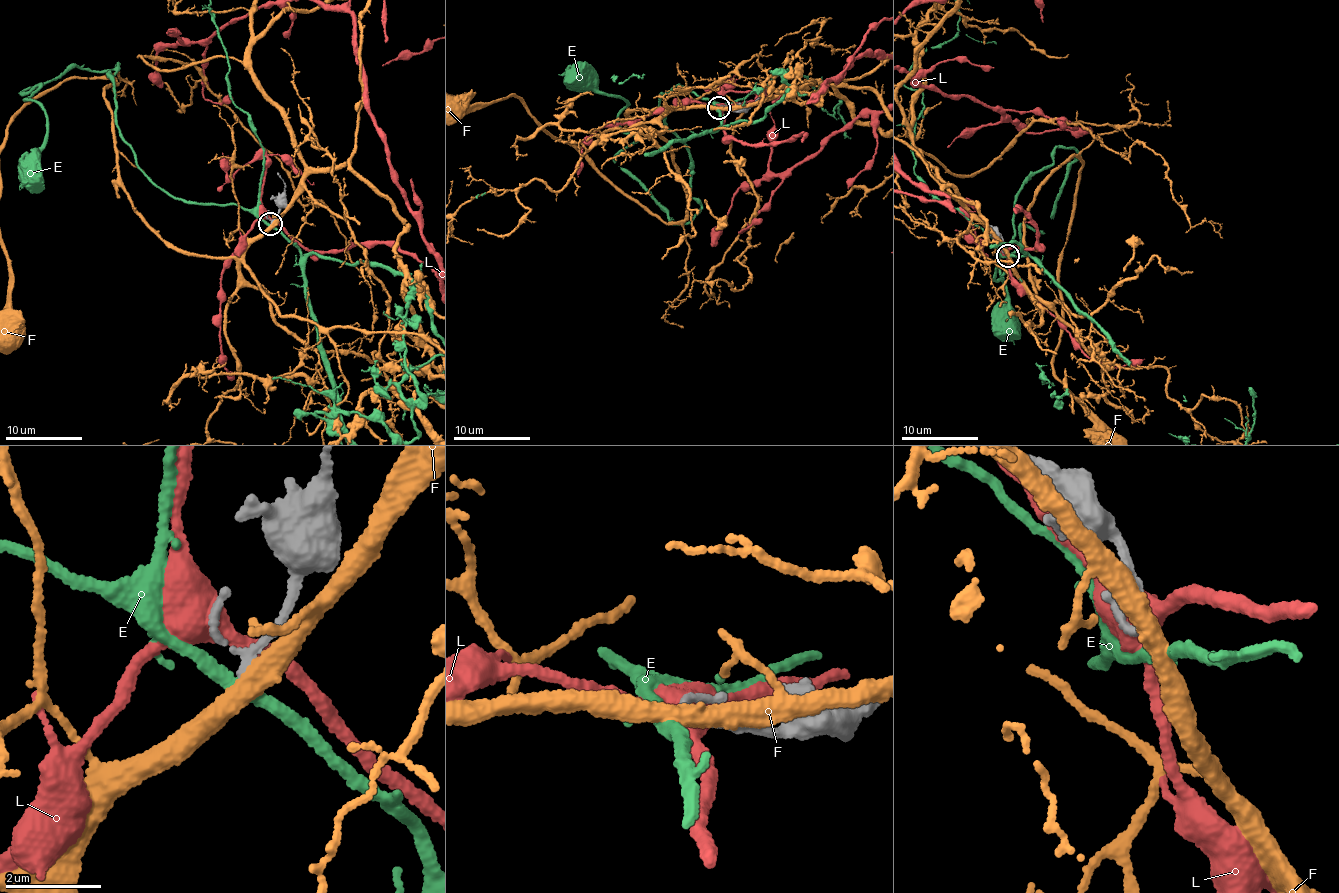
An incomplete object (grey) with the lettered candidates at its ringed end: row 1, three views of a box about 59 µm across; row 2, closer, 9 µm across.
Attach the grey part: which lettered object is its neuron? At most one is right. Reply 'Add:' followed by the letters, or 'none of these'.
Add: none of these

